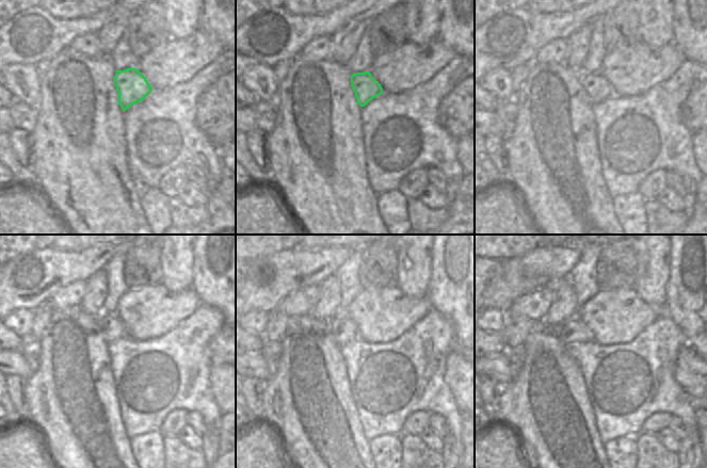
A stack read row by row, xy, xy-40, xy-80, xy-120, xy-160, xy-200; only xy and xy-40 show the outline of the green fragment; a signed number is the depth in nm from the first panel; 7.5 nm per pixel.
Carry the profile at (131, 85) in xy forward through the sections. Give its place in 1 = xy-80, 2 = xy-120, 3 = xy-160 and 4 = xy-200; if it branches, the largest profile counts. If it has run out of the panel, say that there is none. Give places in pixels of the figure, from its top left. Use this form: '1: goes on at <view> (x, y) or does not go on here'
1: goes on at xy-80 (597, 89)
2: goes on at xy-120 (111, 327)
3: goes on at xy-160 (343, 329)
4: goes on at xy-200 (573, 331)

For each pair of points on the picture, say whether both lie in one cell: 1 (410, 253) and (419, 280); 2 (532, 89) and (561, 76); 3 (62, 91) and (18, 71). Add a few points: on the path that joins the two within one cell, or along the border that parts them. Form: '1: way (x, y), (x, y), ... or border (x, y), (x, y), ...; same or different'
1: way (414, 259), (414, 274); same
2: way (540, 89), (547, 89), (553, 82); same
3: border (39, 79), (38, 106); different

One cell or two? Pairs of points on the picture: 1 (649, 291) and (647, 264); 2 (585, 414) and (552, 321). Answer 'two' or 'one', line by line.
1: one
2: two

